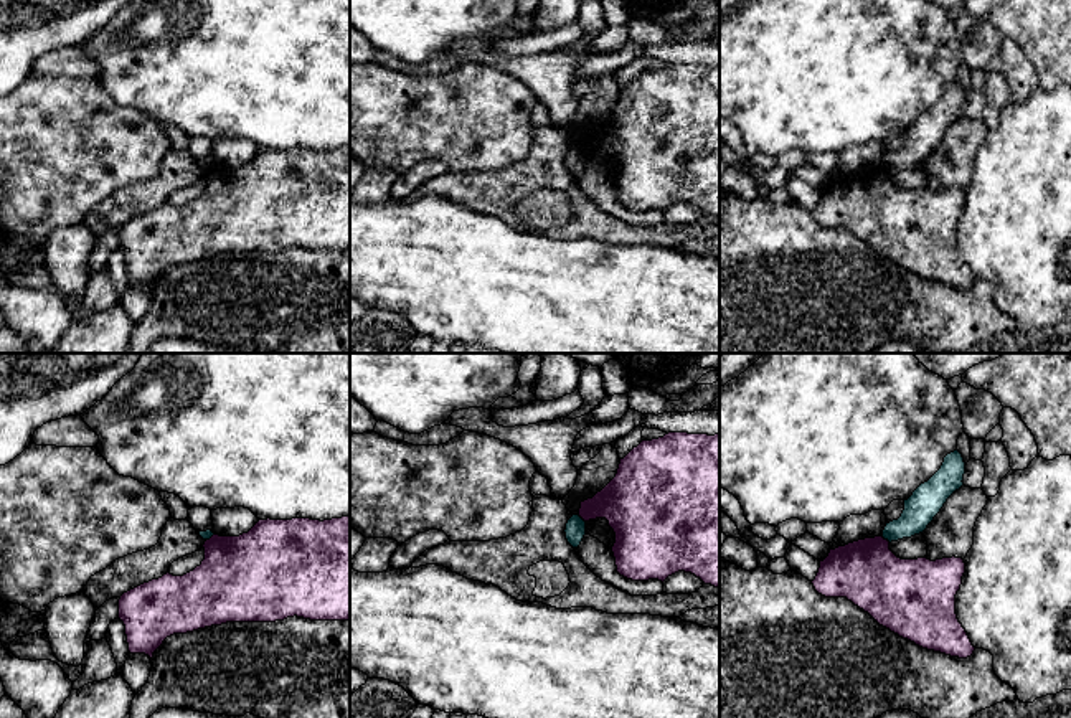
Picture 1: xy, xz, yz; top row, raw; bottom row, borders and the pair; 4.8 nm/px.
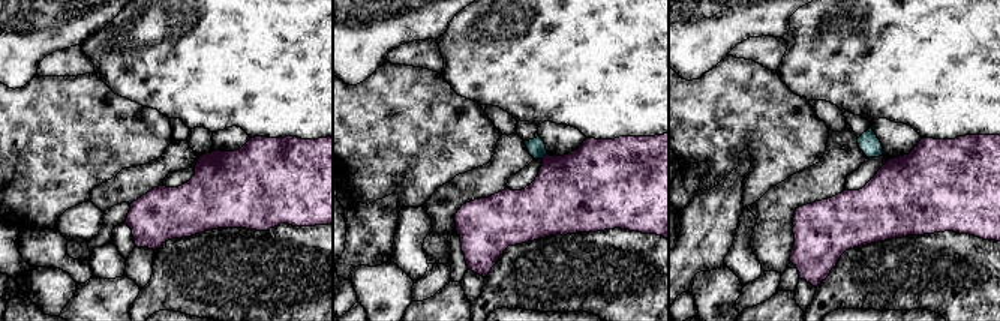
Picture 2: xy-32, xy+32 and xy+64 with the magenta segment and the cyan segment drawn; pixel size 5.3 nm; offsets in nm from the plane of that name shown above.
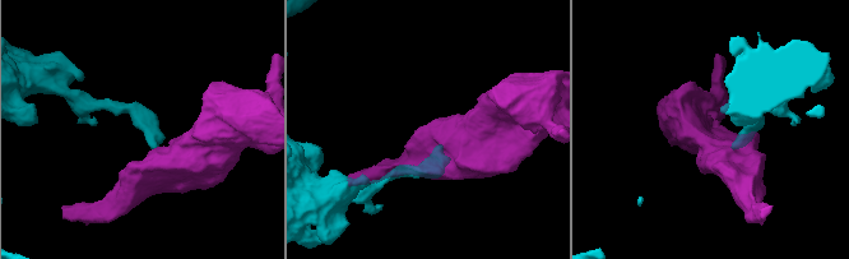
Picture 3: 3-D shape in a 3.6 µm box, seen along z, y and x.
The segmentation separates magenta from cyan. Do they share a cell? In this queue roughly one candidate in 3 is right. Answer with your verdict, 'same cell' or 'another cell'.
another cell

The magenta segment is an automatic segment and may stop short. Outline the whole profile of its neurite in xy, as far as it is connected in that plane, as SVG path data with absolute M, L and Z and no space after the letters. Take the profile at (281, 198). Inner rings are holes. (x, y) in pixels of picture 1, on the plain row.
M350 147L332 149L332 150L310 150L310 149L292 149L292 150L259 150L248 163L239 167L219 167L213 165L205 172L205 190L200 196L183 206L173 206L170 203L158 210L144 213L119 229L119 249L125 256L125 266L130 284L145 284L153 287L153 282L163 274L163 271L173 264L186 264L198 259L221 256L226 253L276 253L287 248L304 248L310 251L350 251Z

